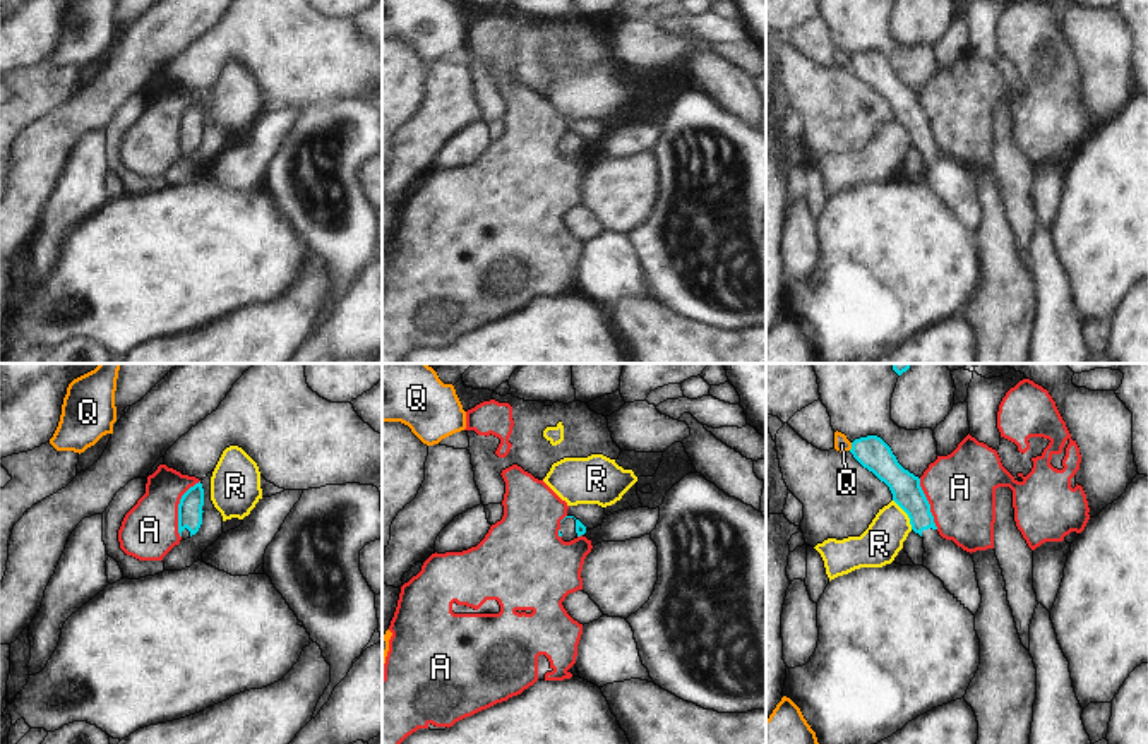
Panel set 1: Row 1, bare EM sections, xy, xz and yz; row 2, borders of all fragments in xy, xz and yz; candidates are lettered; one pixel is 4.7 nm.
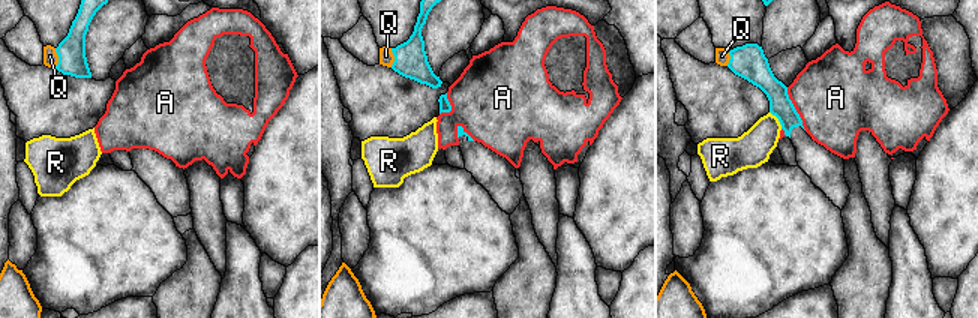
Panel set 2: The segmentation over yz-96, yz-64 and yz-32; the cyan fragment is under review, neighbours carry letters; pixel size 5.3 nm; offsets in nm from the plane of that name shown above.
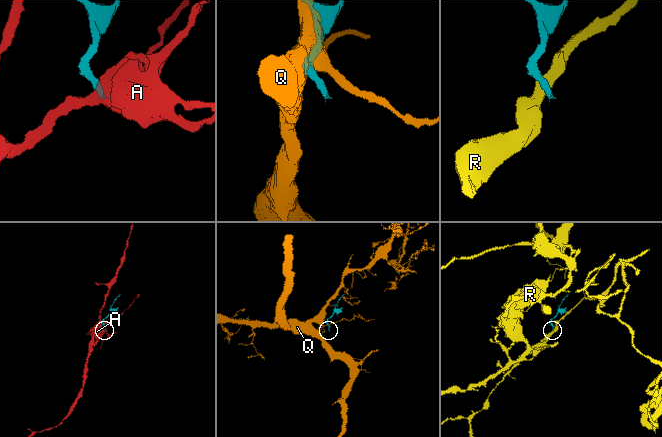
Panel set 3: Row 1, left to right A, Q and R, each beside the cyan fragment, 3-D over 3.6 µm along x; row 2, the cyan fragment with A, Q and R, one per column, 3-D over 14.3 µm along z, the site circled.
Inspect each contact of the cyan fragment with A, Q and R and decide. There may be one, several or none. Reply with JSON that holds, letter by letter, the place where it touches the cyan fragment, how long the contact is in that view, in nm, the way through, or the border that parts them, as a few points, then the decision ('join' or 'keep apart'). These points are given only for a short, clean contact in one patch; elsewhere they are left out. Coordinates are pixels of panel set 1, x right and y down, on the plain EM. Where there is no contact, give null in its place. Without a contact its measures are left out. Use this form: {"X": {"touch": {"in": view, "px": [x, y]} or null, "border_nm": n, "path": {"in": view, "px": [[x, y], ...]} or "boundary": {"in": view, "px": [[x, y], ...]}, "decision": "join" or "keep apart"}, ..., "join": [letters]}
{"A": {"touch": {"in": "xy", "px": [179, 124]}, "border_nm": 280, "boundary": {"in": "xy", "px": [[199, 96], [180, 115], [180, 153]]}, "decision": "keep apart"}, "Q": {"touch": {"in": "yz", "px": [852, 62]}, "border_nm": 40, "boundary": {"in": "yz", "px": [[852, 59], [849, 66]]}, "decision": "keep apart"}, "R": {"touch": {"in": "yz", "px": [907, 129]}, "border_nm": 170, "boundary": {"in": "yz", "px": [[893, 115], [907, 131], [912, 144]]}, "decision": "keep apart"}, "join": []}

